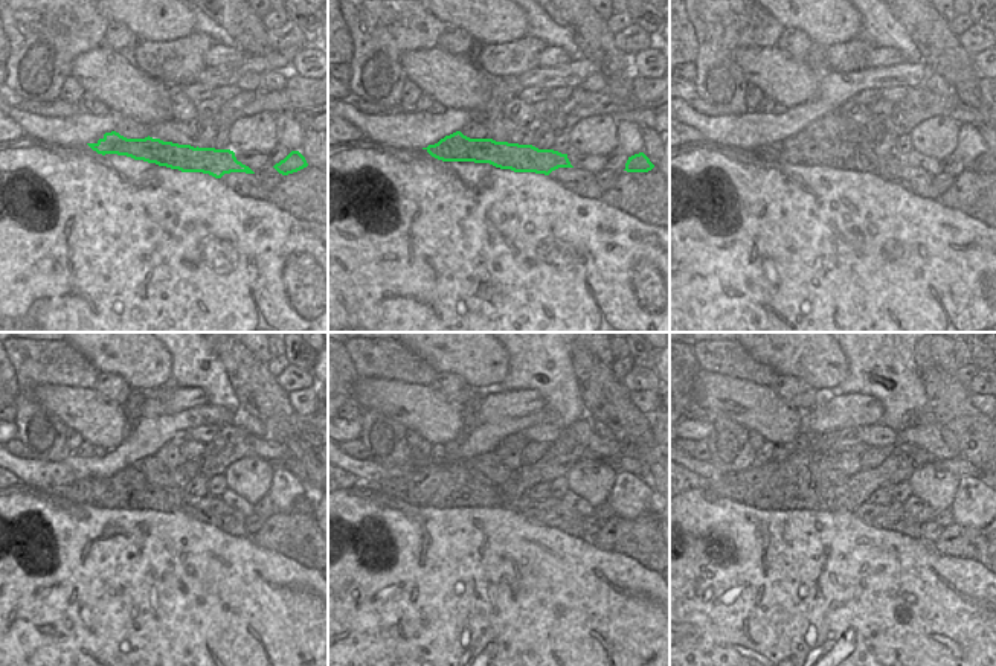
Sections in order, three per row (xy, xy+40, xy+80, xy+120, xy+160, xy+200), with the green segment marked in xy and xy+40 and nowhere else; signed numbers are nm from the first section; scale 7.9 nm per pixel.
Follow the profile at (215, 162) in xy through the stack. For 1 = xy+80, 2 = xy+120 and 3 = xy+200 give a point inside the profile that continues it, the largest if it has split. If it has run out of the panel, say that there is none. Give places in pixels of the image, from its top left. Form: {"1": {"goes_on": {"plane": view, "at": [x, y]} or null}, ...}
{"1": {"goes_on": {"plane": "xy+80", "at": [800, 150]}}, "2": {"goes_on": {"plane": "xy+120", "at": [113, 493]}}, "3": {"goes_on": {"plane": "xy+200", "at": [775, 485]}}}

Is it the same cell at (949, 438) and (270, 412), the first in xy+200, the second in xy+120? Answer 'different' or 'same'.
different

